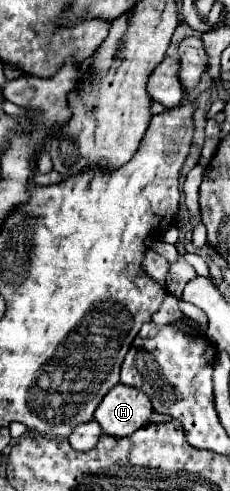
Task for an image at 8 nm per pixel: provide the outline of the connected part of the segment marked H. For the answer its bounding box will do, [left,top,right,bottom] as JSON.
[95,385,153,437]

